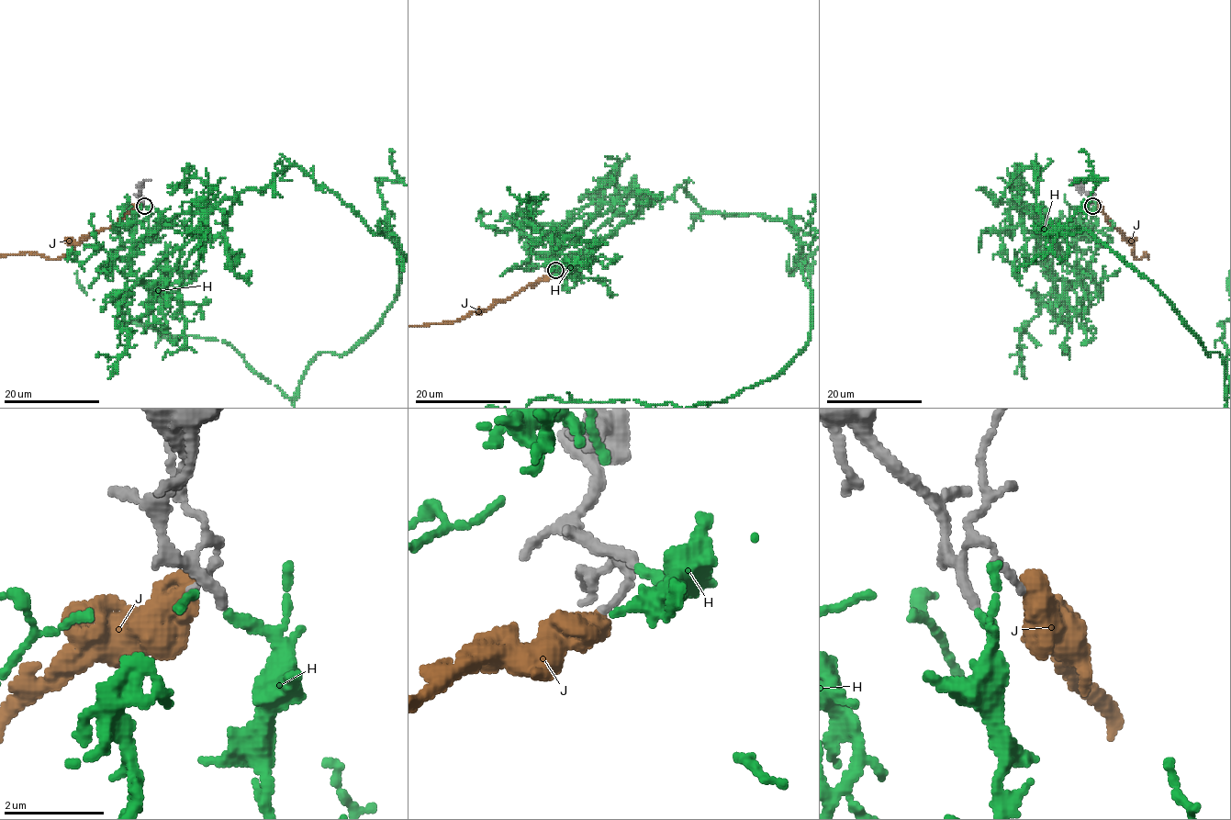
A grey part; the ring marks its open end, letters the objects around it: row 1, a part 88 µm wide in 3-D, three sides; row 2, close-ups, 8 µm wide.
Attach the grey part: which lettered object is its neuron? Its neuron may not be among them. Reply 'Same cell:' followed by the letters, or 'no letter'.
Same cell: H

